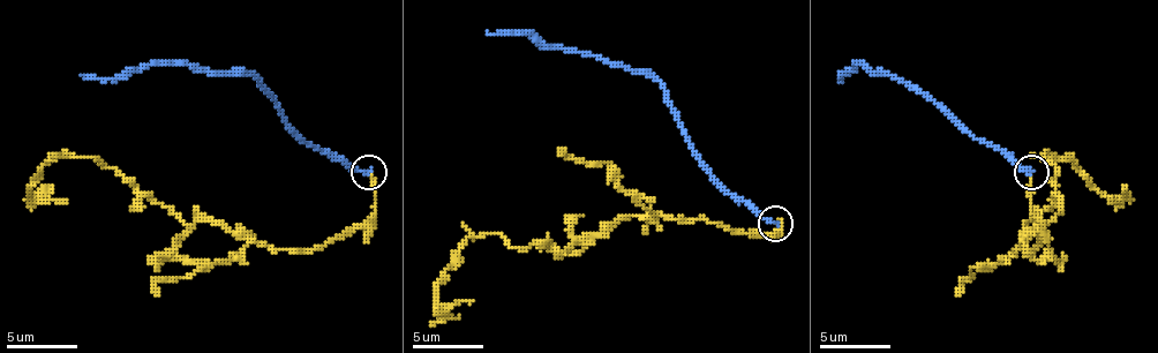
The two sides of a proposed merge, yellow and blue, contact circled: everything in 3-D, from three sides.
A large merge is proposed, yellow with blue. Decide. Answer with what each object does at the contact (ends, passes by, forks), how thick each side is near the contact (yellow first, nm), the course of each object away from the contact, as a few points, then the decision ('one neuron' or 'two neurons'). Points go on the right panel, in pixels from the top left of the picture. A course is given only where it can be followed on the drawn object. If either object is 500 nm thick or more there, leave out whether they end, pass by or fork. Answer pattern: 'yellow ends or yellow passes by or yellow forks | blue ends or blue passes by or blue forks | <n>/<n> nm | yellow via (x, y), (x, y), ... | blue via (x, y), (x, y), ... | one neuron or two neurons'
yellow ends | blue ends | 180/240 nm | yellow via (1030, 171), (1040, 239), (1027, 249), (1023, 224), (1059, 210), (1055, 167), (1040, 157), (1066, 157), (1108, 203) | blue via (1030, 171), (1023, 171), (888, 75), (871, 72), (864, 65), (857, 65), (842, 79), (839, 75) | two neurons

